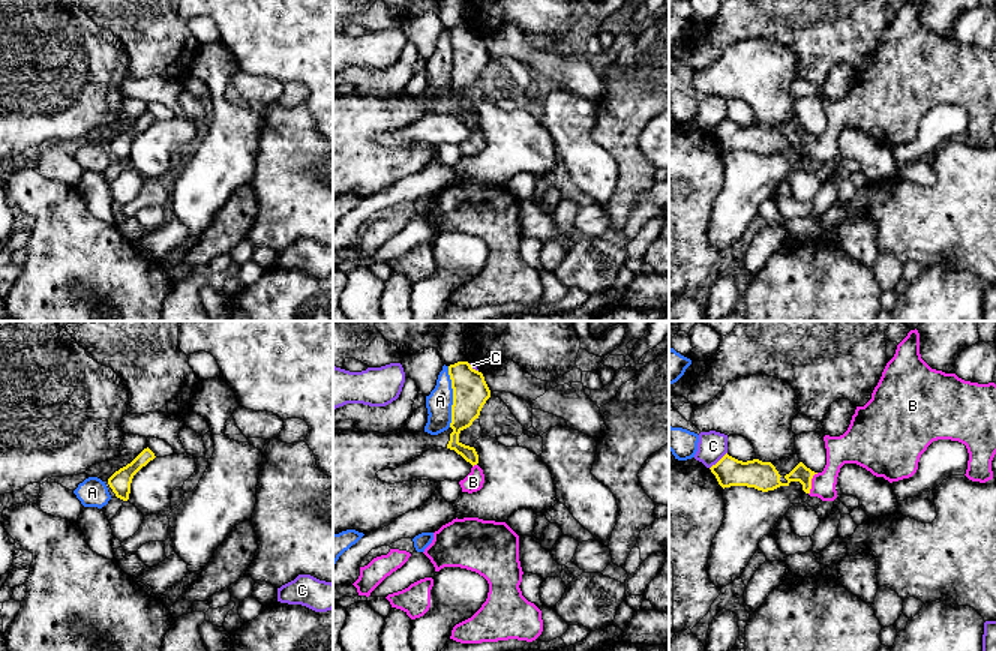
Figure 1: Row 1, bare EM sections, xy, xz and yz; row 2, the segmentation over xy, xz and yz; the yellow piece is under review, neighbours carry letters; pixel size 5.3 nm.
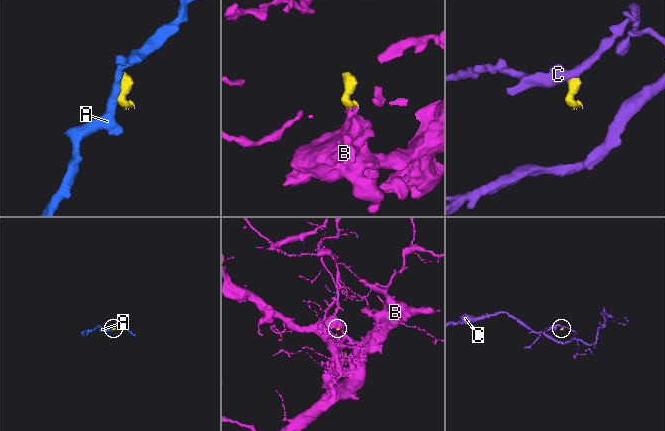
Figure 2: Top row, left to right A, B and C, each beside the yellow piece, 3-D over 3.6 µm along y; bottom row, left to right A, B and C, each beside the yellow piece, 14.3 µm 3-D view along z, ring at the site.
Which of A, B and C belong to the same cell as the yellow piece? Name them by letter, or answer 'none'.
B

